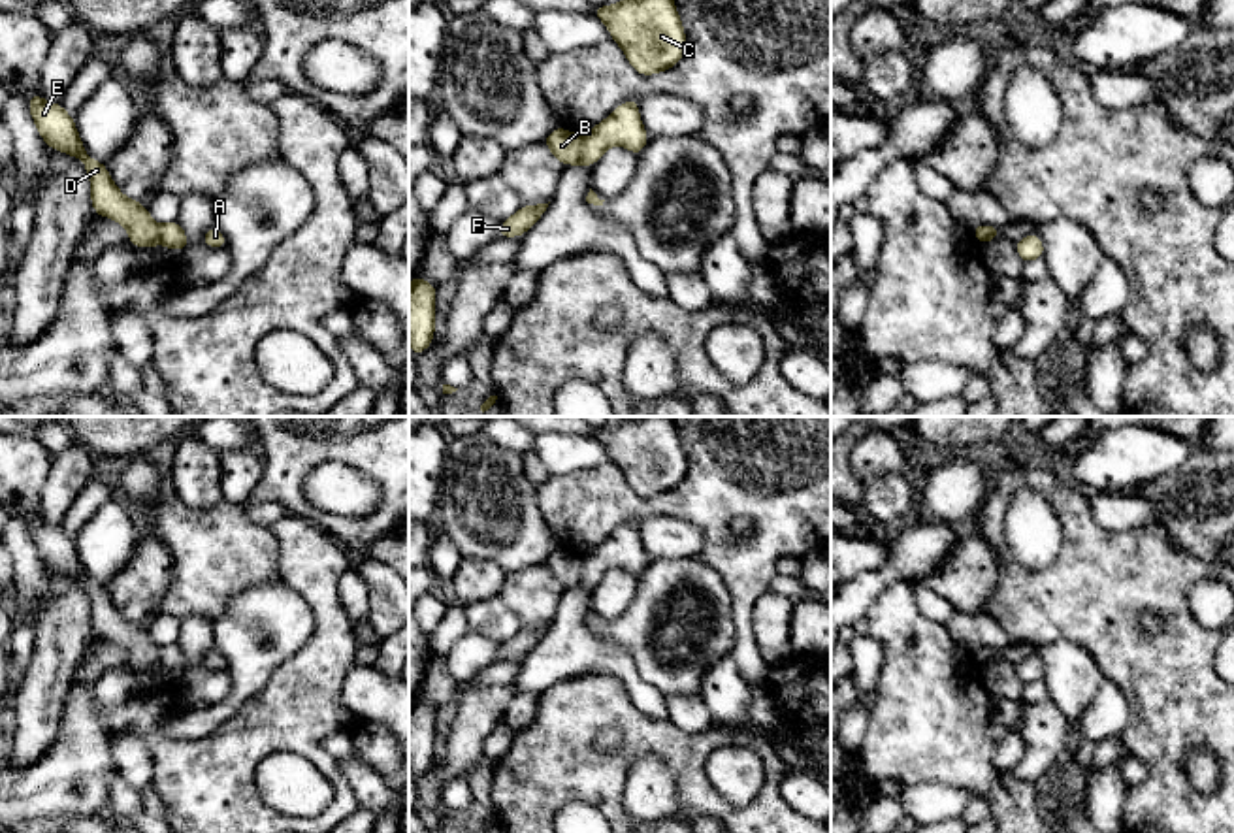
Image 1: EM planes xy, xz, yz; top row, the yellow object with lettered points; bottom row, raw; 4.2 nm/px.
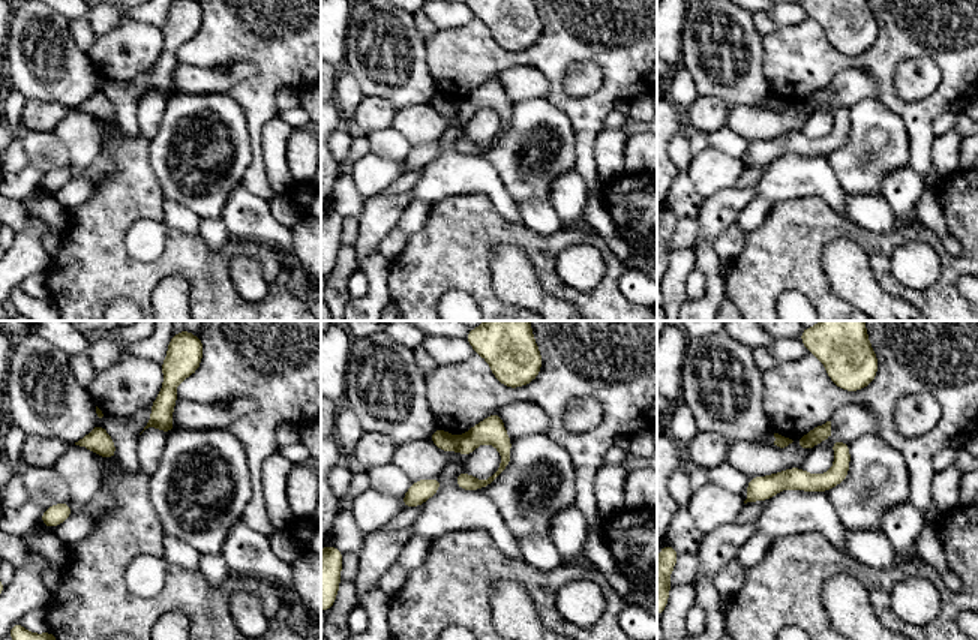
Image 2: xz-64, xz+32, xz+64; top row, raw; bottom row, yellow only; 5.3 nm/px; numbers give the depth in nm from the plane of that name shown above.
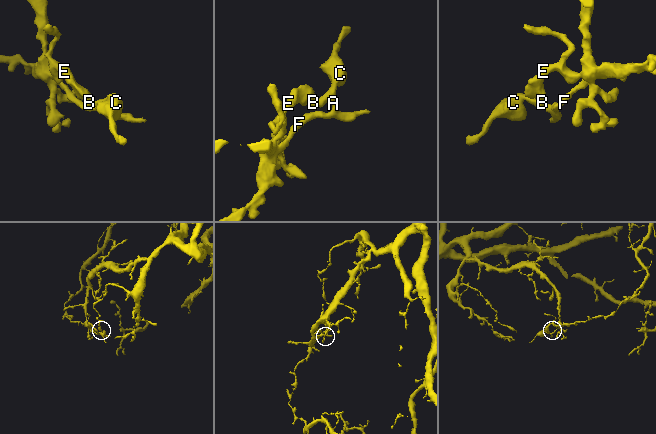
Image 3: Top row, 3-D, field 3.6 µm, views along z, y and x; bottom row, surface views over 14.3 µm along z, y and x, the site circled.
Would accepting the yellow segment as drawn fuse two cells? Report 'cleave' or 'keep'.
cleave

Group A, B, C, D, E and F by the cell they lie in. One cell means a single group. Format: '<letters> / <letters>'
A C F / B D E

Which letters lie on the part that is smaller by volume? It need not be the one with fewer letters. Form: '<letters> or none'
A, C, F

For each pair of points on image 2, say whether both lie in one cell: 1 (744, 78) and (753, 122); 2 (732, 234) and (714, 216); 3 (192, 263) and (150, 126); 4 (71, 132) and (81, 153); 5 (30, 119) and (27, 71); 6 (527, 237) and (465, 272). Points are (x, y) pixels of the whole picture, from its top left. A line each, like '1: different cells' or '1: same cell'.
1: different cells
2: different cells
3: different cells
4: same cell
5: different cells
6: same cell

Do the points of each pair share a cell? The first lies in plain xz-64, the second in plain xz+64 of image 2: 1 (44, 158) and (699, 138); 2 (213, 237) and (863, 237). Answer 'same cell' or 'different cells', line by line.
1: different cells
2: different cells

